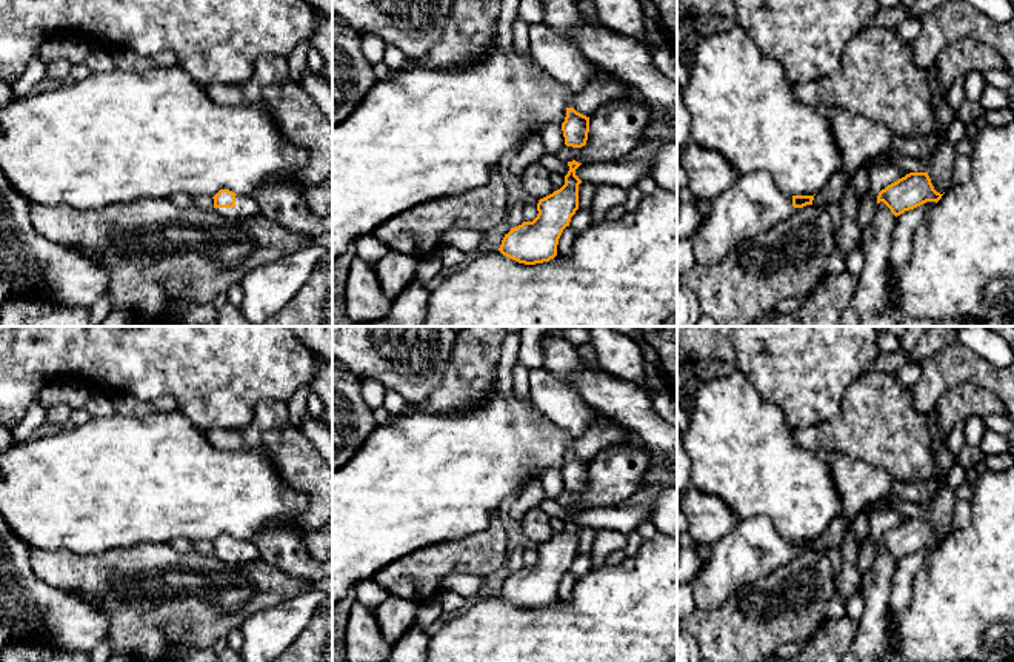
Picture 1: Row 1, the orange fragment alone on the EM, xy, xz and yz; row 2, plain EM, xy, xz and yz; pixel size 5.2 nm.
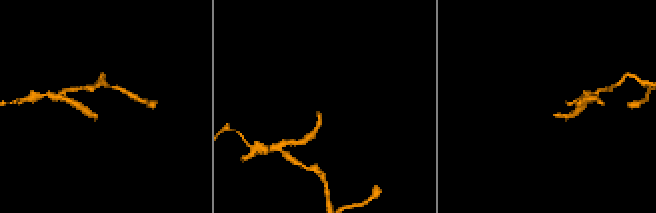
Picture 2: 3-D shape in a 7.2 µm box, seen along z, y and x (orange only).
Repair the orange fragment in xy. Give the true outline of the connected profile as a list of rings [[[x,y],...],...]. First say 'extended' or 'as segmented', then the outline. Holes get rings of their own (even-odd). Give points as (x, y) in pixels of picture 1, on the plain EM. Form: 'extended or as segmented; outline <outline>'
extended; outline [[[220,534],[212,543],[214,554],[225,563],[248,563],[259,559],[259,550],[252,540]]]

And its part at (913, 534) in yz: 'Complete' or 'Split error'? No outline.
Complete

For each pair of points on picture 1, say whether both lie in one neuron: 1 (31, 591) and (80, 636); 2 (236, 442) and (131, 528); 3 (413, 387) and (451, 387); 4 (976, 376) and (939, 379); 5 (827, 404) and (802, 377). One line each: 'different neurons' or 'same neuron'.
1: same neuron
2: different neurons
3: different neurons
4: same neuron
5: same neuron

